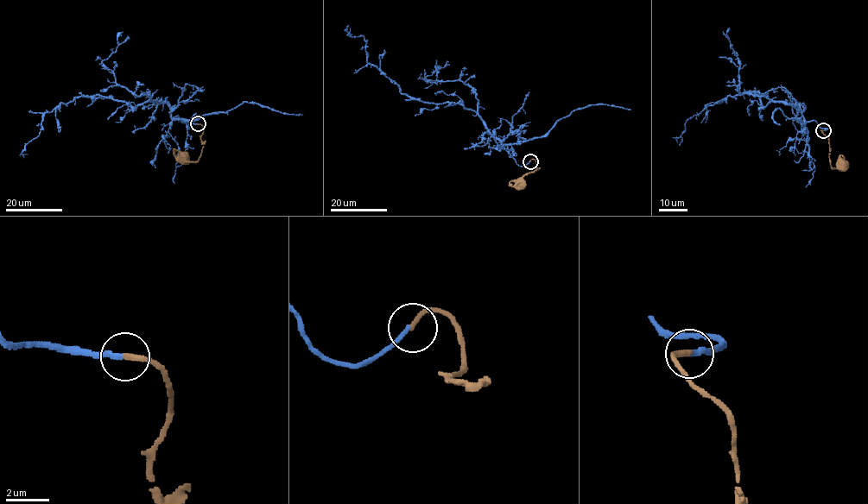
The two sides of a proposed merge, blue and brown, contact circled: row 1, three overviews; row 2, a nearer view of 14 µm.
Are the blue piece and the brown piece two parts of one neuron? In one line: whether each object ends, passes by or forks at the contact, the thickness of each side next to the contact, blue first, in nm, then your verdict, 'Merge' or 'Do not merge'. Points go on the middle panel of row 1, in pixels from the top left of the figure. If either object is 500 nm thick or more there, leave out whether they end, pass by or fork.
At the ring blue ends. At the ring brown ends. Thickness 220 nm (blue) against 240 nm. Merge

